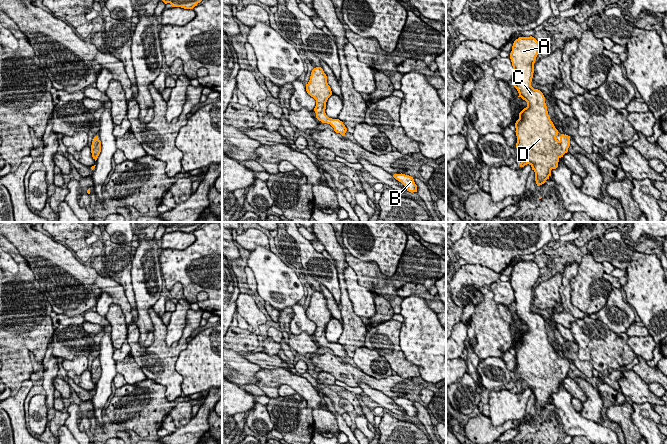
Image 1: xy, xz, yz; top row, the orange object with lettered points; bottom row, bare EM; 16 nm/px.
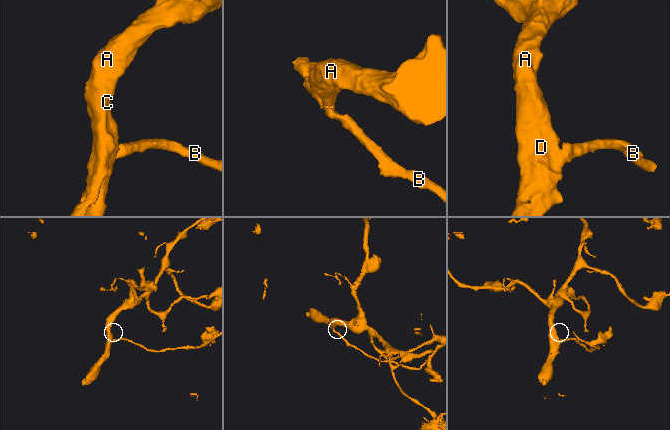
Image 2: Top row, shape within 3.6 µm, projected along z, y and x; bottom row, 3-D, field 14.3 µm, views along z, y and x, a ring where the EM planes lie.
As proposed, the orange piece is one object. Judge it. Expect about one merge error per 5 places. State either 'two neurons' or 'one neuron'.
one neuron

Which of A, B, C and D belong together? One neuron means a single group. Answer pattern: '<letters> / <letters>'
A B C D

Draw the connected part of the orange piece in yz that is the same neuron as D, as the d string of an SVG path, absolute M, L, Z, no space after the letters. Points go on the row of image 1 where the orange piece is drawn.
M519 37L512 46L510 59L515 74L514 87L519 96L527 102L527 107L519 113L515 123L516 148L522 158L520 167L529 164L535 172L537 186L542 185L551 176L551 170L570 146L570 136L561 134L548 115L543 93L531 86L534 63L541 50L538 41L530 37Z

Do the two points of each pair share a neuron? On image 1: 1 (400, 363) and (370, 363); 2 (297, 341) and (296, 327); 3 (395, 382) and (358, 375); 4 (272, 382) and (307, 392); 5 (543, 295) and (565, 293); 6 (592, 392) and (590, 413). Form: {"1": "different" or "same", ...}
{"1": "different", "2": "different", "3": "same", "4": "same", "5": "different", "6": "same"}

